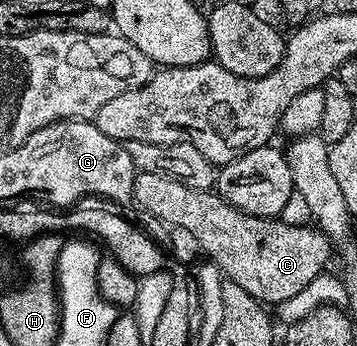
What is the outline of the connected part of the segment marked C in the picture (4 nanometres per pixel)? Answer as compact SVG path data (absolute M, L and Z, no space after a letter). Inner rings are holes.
M158 173L137 174L132 197L135 206L140 206L144 215L158 217L168 226L194 236L201 252L216 264L227 282L242 285L242 289L246 289L250 297L265 305L277 305L302 292L310 281L314 281L326 271L329 266L328 258L331 255L333 258L334 255L332 243L324 232L315 226L288 224L279 217L260 219L257 215L240 211L234 205L230 205L221 195L216 194L215 190L190 189L190 185L182 185L182 181L170 181L170 177L158 177Z

